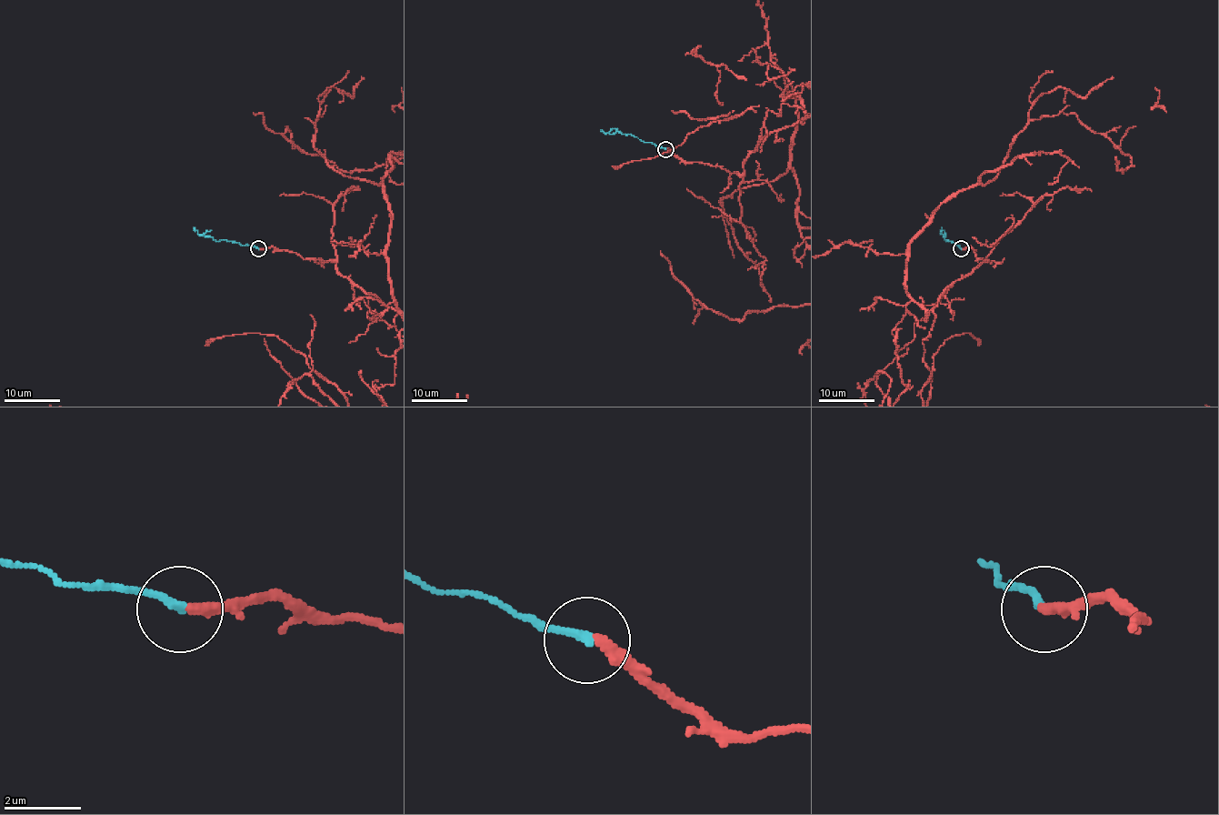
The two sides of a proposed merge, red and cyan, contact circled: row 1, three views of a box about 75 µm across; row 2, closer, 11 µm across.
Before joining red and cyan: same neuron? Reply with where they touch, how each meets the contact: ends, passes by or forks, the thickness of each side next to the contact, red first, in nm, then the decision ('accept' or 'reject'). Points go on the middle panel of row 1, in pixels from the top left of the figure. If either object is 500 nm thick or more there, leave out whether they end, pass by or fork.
(665, 149) | red ends | cyan ends | 280/220 nm | accept

